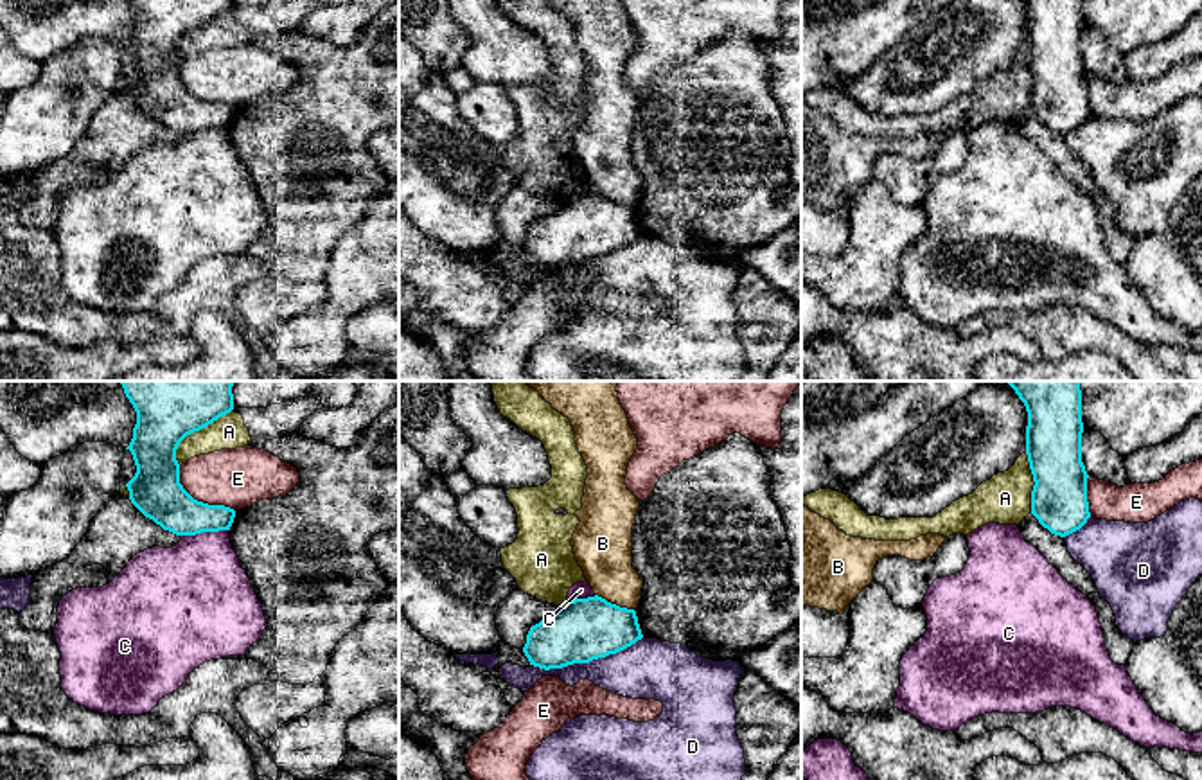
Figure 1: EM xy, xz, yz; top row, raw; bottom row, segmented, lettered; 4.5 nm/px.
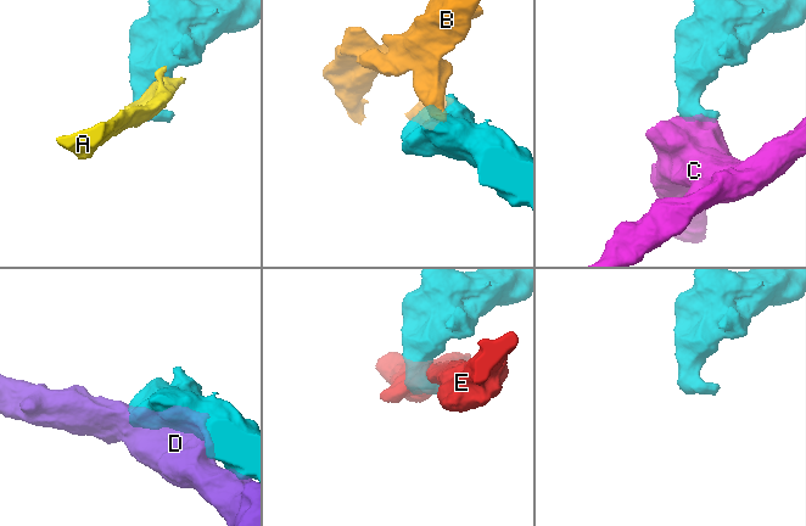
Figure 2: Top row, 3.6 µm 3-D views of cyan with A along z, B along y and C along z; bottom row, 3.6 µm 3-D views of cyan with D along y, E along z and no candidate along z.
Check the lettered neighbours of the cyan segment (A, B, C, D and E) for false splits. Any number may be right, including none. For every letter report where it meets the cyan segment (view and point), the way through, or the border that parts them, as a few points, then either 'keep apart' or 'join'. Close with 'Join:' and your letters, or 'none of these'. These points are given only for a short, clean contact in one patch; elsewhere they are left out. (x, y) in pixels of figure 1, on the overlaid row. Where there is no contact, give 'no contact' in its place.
A: xy (194, 430) | keep apart
B: xz (615, 604) | along xz (595, 593), (633, 610) | keep apart
C: xy (203, 531) | along xy (227, 529), (182, 536) | keep apart
D: xz (586, 662) | keep apart
E: xy (196, 500) | keep apart
Join: none of these

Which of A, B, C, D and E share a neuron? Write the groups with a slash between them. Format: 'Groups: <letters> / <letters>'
Groups: A / B / C / D / E

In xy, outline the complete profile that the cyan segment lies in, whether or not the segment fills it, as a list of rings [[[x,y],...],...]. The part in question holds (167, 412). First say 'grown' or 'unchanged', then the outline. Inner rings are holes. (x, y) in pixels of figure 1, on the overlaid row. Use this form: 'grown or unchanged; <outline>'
unchanged; [[[120,381],[137,412],[131,451],[137,473],[126,483],[131,503],[164,530],[176,536],[230,530],[235,510],[194,500],[180,483],[176,449],[180,442],[234,410],[234,381]]]

